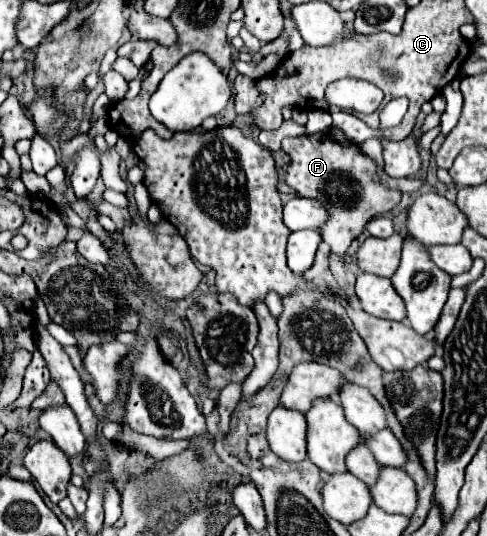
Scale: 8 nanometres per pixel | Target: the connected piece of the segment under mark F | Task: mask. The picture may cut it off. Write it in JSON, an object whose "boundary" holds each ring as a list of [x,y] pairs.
{"boundary":[[[328,128],[322,134],[284,138],[282,150],[290,156],[286,182],[304,198],[316,198],[328,206],[328,222],[320,228],[324,242],[334,254],[346,254],[350,242],[360,236],[366,222],[392,210],[400,202],[400,192],[388,190],[376,176],[376,164],[360,152],[340,130]]]}

